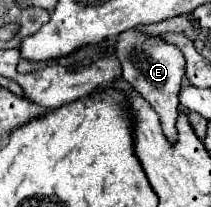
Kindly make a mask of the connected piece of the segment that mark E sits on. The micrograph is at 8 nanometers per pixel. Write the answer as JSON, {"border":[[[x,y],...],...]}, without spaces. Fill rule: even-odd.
{"border":[[[140,27],[128,29],[116,37],[114,47],[116,57],[122,61],[122,77],[140,93],[146,97],[146,101],[152,105],[152,109],[160,117],[160,125],[164,129],[164,135],[170,141],[176,141],[176,115],[178,115],[178,93],[182,87],[182,75],[184,75],[184,57],[176,45],[164,41],[162,35],[146,35]]]}

